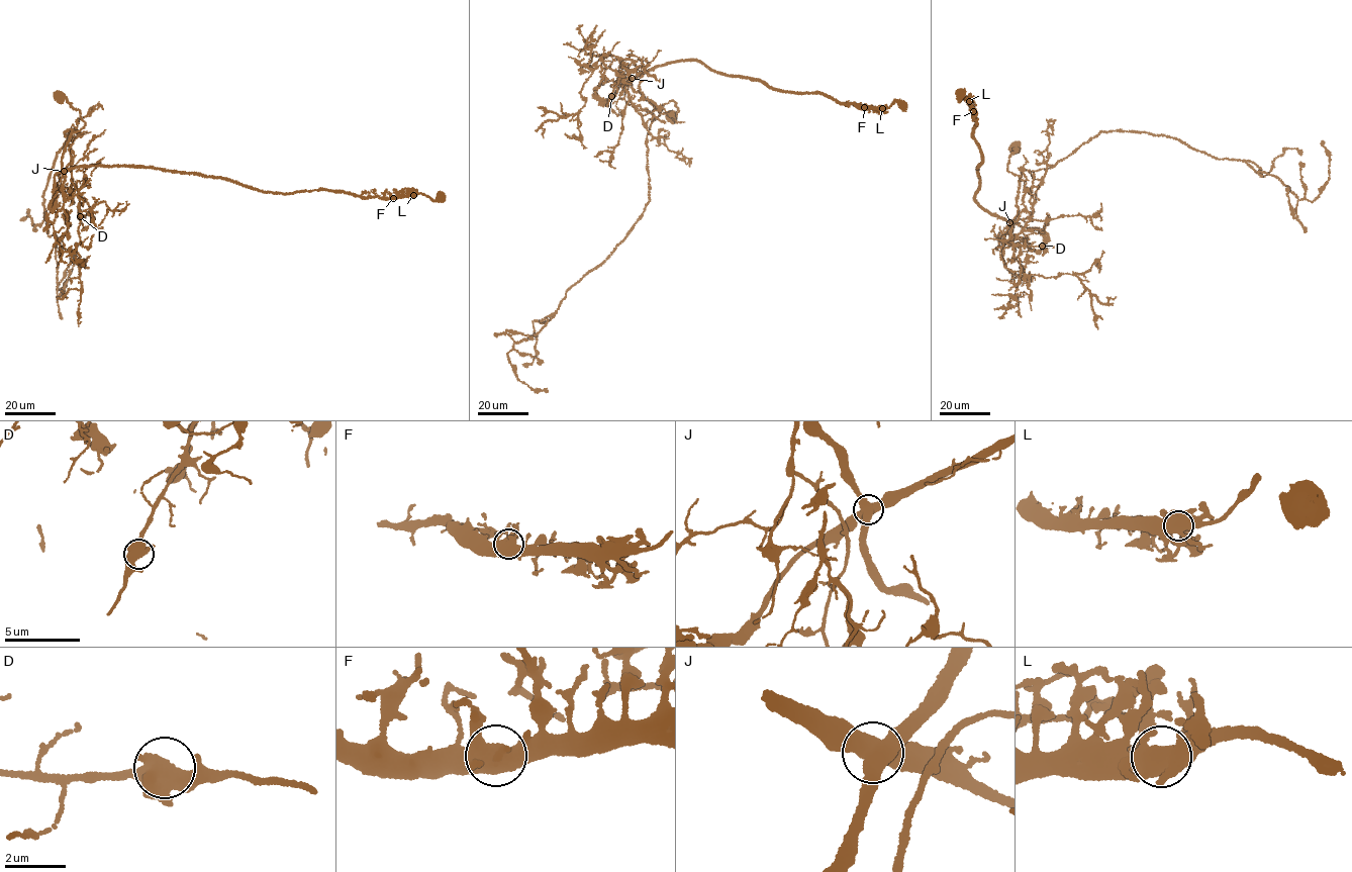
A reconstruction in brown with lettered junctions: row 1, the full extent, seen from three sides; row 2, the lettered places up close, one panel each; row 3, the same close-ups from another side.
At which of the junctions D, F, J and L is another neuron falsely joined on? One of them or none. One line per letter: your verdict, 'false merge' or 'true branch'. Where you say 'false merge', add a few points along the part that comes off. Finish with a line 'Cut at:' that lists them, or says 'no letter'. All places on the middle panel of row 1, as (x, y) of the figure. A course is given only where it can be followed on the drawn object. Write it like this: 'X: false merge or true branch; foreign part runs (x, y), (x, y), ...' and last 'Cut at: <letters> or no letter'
D: true branch
F: true branch
J: false merge; foreign part runs (632, 79), (694, 59), (781, 90), (817, 92), (866, 108), (889, 107), (895, 100), (905, 111)
L: true branch
Cut at: J

